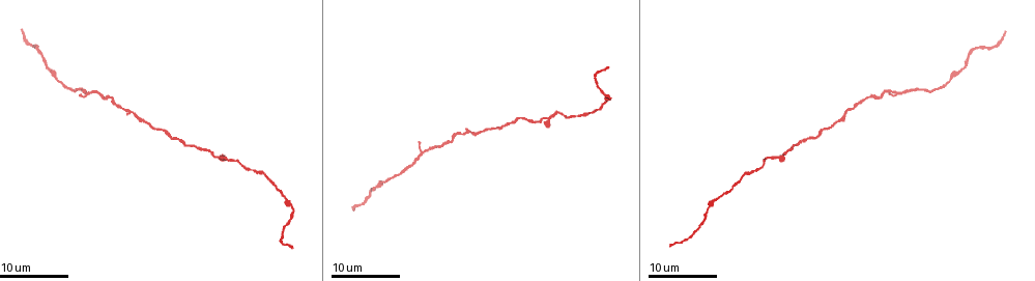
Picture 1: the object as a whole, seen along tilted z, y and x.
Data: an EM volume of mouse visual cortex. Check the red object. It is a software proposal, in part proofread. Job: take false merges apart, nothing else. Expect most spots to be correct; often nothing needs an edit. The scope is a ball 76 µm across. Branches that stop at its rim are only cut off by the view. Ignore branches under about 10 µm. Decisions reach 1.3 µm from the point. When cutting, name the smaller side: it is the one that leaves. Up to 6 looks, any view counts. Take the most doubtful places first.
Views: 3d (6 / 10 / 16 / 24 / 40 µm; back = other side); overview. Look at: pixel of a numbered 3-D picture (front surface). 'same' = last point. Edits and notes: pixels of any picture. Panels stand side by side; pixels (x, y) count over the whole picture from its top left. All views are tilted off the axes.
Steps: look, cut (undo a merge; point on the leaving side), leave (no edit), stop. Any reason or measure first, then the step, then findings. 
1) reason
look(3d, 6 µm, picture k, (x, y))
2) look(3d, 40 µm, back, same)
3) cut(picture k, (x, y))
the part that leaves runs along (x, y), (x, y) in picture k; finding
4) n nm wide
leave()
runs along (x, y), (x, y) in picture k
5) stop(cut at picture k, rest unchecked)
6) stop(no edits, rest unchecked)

look(3d, 16 µm, picture 1, (494, 129))

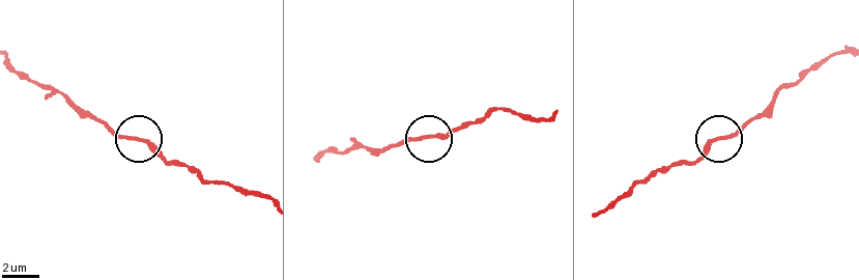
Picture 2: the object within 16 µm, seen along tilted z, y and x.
zoom in
look(3d, 6 µm, picture 2, (136, 138))

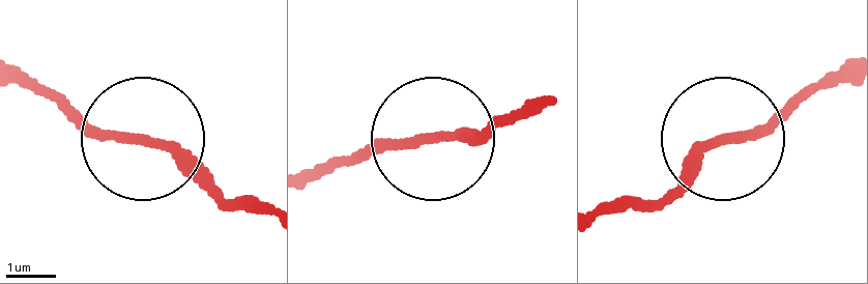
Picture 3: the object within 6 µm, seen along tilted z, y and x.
leave()
runs along (150, 133), (88, 131), (58, 108) in picture 3; all the same cell

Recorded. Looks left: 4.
calibre changes
look(3d, 16 µm, picture 1, (952, 75))

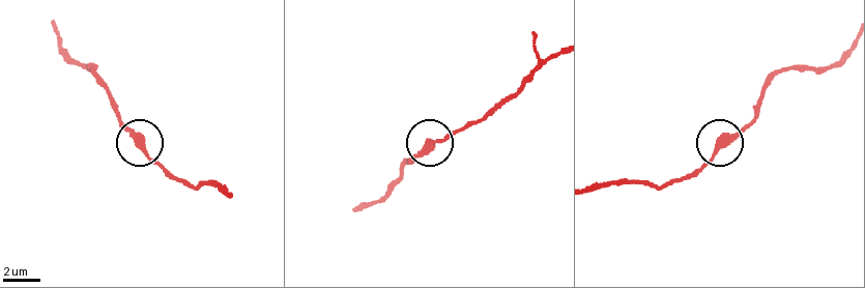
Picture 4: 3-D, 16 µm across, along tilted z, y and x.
look(3d, 10 µm, picture 4, (431, 143))

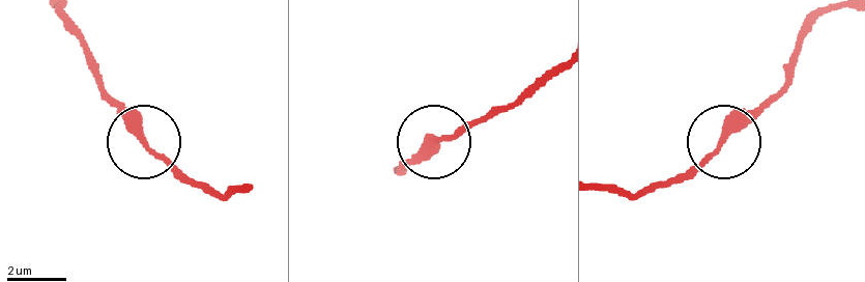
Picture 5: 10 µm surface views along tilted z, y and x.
from behind
look(3d, 10 µm, back, picture 5, (431, 141))

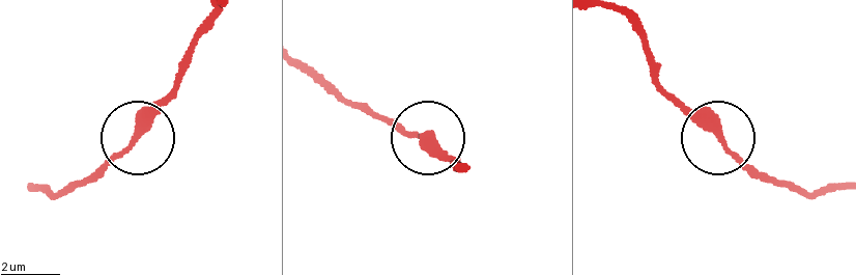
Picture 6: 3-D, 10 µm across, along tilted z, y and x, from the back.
leave()
one cell here

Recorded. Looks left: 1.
stop(no edits, rest unchecked)

